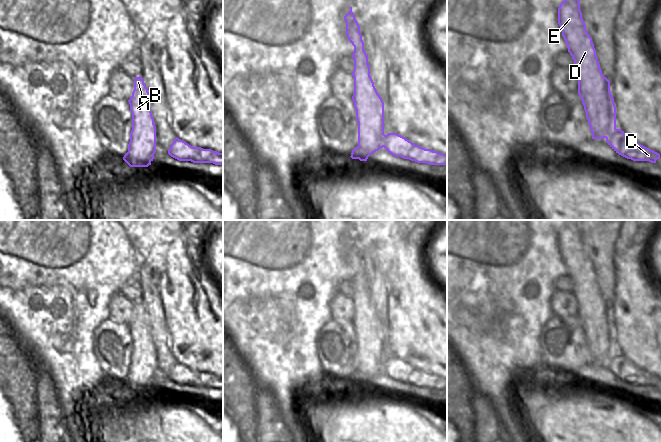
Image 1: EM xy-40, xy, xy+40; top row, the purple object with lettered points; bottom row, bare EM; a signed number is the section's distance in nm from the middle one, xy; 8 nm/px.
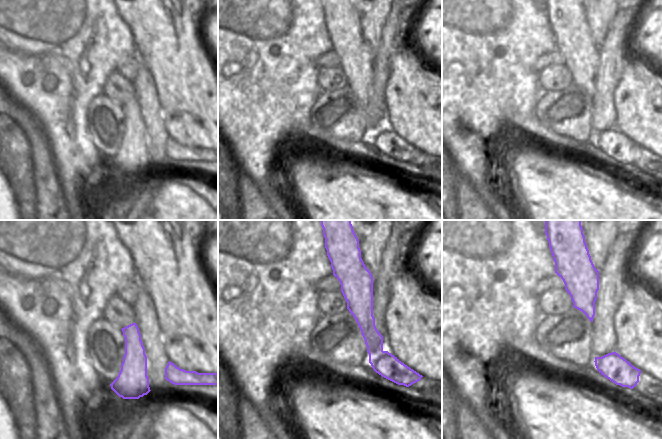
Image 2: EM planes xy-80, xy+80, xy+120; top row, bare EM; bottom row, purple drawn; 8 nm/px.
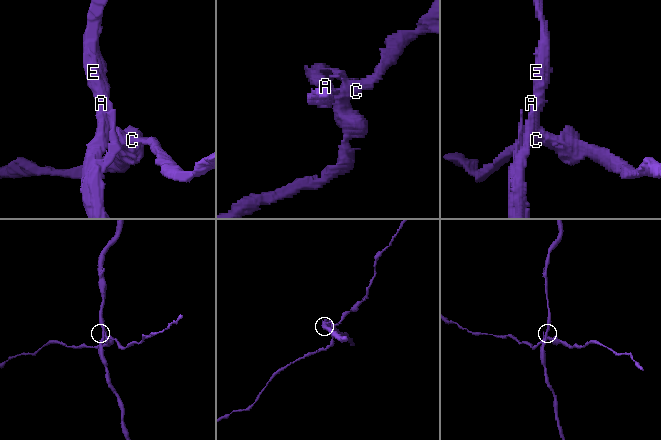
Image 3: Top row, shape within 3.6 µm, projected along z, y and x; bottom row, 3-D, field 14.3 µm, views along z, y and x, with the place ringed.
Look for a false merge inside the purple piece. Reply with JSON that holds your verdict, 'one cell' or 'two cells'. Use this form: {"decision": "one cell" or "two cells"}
{"decision": "two cells"}

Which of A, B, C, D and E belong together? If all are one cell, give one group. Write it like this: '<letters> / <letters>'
A B D E / C

